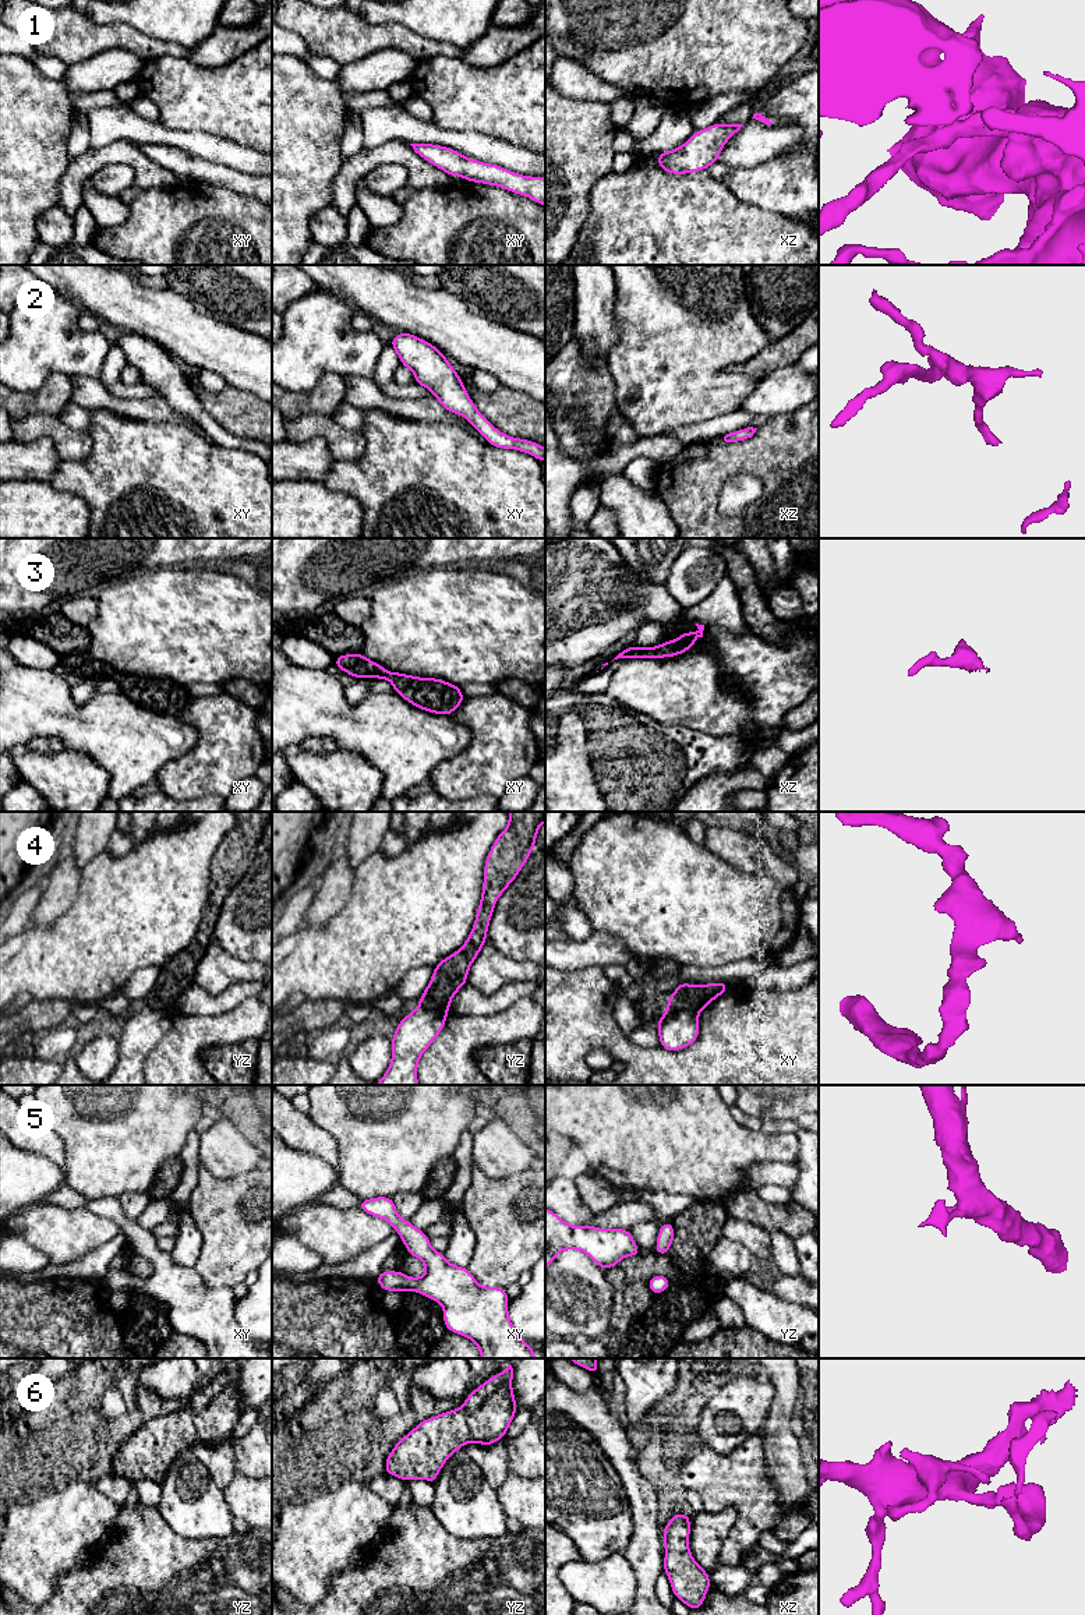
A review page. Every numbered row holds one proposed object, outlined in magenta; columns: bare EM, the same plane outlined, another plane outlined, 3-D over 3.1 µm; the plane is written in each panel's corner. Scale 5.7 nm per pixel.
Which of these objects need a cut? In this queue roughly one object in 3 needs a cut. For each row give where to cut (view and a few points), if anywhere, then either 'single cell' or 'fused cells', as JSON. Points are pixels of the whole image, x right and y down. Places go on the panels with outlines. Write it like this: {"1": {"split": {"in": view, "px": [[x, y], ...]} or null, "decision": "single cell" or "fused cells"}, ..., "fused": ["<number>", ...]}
{"1": {"split": null, "decision": "single cell"}, "2": {"split": null, "decision": "single cell"}, "3": {"split": null, "decision": "single cell"}, "4": {"split": {"in": "xy", "px": [[668, 1009], [693, 1010], [697, 1013]]}, "decision": "fused cells"}, "5": {"split": null, "decision": "single cell"}, "6": {"split": null, "decision": "single cell"}, "fused": ["4"]}

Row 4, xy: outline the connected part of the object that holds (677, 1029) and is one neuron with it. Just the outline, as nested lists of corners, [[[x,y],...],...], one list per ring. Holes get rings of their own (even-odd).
[[[667,1010],[655,1022],[660,1047],[681,1050],[699,1039],[699,1013],[690,1010]]]

